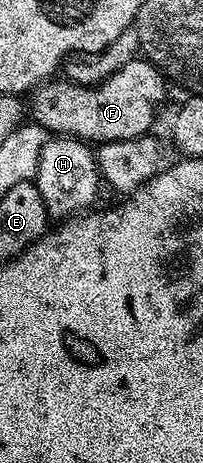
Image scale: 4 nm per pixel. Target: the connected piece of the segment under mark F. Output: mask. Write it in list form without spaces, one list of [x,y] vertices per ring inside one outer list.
[[[147,59],[127,62],[123,70],[115,70],[102,84],[74,84],[68,78],[53,78],[32,93],[32,123],[43,126],[51,134],[75,136],[86,142],[107,140],[140,140],[153,124],[157,107],[165,100],[166,77]]]

